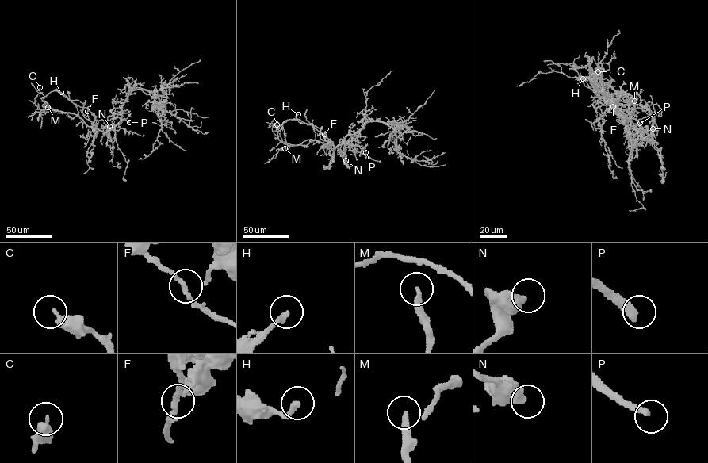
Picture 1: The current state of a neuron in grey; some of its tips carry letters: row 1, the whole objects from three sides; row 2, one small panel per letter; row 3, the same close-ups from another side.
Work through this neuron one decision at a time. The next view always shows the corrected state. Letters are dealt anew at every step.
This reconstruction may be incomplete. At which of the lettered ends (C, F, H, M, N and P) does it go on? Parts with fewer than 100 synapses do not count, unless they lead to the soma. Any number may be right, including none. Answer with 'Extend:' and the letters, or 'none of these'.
Extend: P

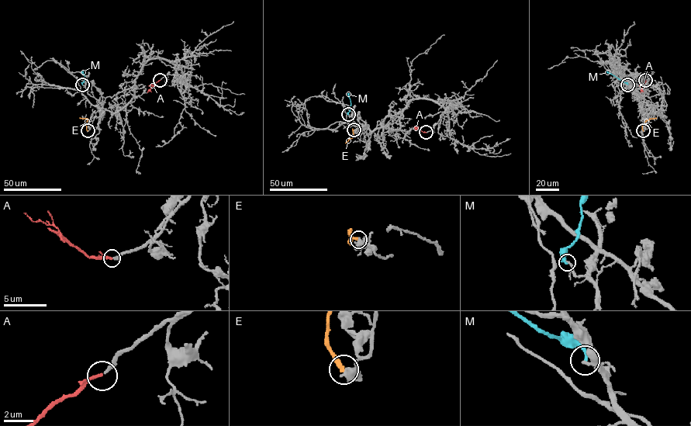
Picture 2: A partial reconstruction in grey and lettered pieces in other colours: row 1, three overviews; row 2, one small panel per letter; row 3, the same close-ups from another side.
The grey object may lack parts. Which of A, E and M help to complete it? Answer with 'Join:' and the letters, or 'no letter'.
Join: A

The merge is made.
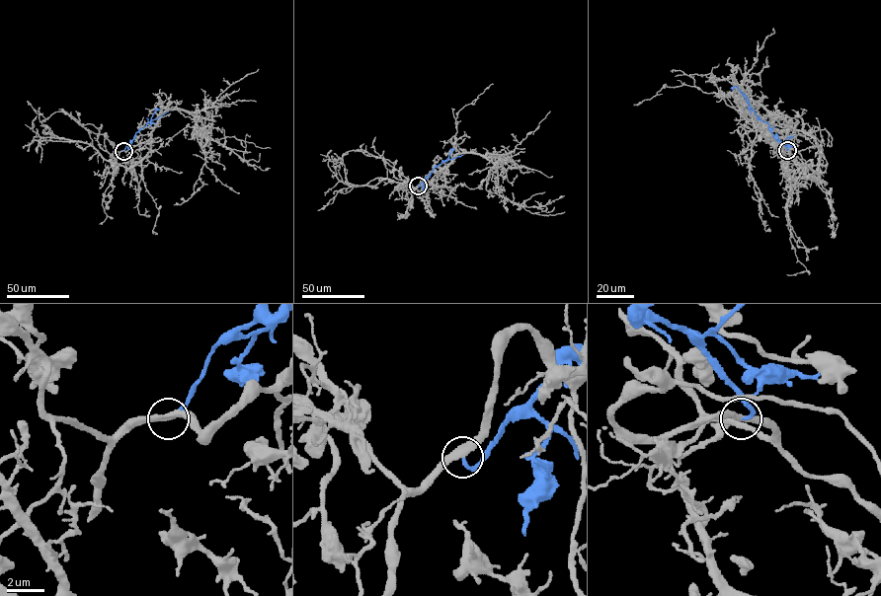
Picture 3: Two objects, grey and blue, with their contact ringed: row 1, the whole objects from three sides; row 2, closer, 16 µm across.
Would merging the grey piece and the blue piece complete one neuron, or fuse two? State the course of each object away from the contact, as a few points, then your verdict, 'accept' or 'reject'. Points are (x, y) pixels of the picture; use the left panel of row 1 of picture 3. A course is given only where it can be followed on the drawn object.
grey via (123, 150), (150, 138), (165, 111), (186, 110), (201, 120), (206, 138), (250, 165), (270, 168) | blue via (123, 150), (135, 133), (150, 121), (155, 110), (160, 110) | accept

